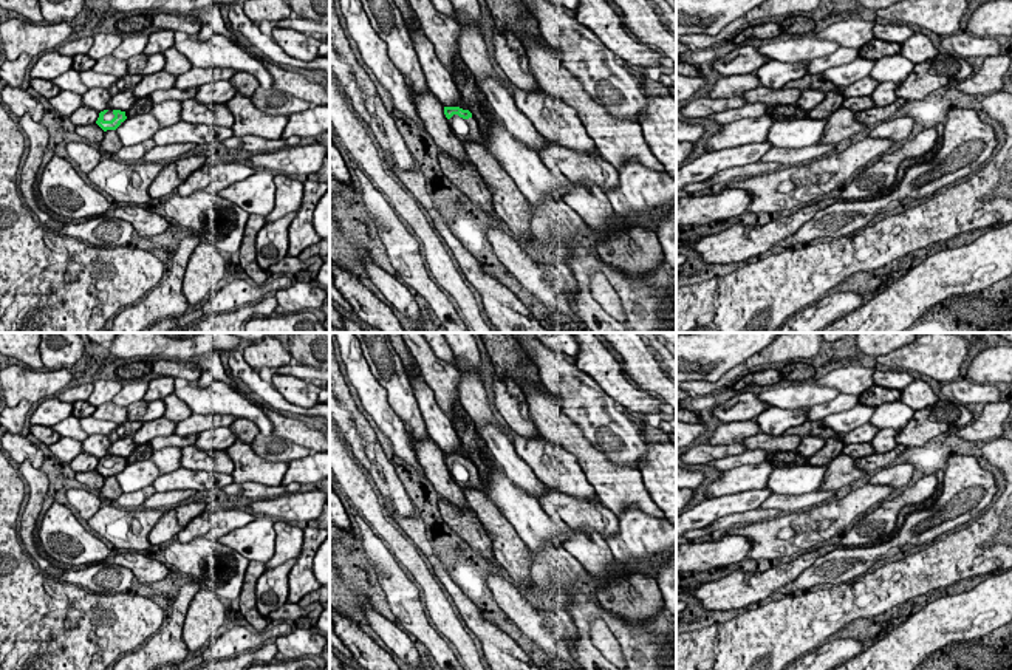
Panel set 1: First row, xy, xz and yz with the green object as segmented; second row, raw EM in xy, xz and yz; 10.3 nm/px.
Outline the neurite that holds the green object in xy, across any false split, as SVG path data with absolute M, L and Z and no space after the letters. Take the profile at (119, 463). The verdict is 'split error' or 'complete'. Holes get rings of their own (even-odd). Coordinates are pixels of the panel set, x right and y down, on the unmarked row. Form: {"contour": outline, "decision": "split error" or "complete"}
{"contour": "M104 456L99 460L99 464L96 467L96 470L104 477L116 477L125 466L125 458L121 458L121 456L113 456L113 461L115 464L111 467L105 467L104 466L104 461L107 460L108 456Z", "decision": "complete"}

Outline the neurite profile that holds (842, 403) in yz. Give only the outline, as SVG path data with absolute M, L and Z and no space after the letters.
M839 395L837 398L831 399L829 402L817 404L808 408L806 418L808 421L820 421L833 413L840 413L845 410L853 408L859 404L860 395Z

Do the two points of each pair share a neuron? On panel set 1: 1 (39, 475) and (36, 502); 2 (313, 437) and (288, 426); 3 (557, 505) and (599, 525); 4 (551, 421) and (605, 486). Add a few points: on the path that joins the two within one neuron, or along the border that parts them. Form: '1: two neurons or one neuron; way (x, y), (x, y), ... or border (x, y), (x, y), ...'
1: one neuron; way (37, 481), (37, 495)
2: one neuron; way (307, 437), (294, 430)
3: one neuron; way (568, 511), (576, 516), (588, 516)
4: one neuron; way (568, 437), (599, 469)

